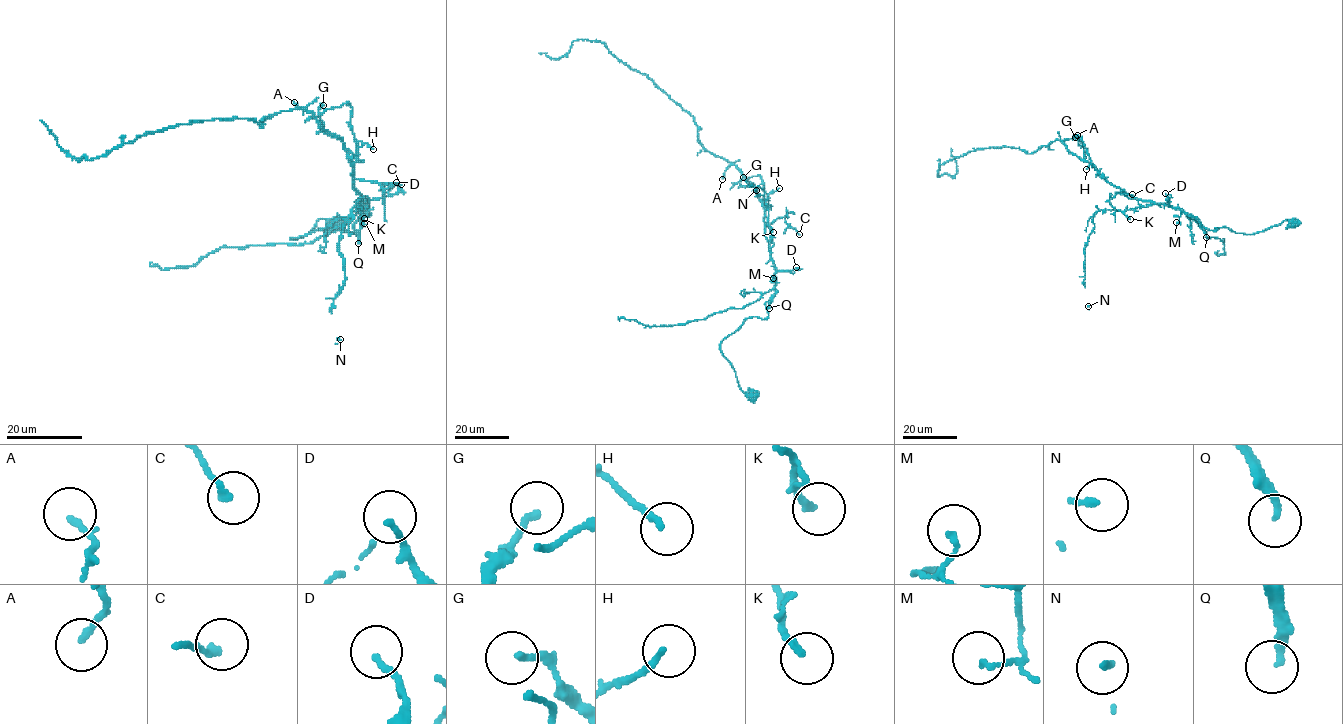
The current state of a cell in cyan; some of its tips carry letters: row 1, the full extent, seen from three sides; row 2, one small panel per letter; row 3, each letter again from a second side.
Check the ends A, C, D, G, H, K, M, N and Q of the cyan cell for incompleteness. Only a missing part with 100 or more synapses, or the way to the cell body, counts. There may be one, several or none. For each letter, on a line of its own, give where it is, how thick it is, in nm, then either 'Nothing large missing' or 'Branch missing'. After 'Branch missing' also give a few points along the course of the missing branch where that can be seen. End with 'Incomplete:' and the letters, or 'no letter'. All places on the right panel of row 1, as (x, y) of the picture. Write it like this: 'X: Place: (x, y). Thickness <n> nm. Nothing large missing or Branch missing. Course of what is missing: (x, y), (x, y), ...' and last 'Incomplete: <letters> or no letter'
A: Place: (1077, 135). Thickness 180 nm. Nothing large missing
C: Place: (1132, 194). Thickness 190 nm. Nothing large missing
D: Place: (1165, 193). Thickness 150 nm. Nothing large missing
G: Place: (1075, 137). Thickness 170 nm. Nothing large missing
H: Place: (1086, 169). Thickness 180 nm. Nothing large missing
K: Place: (1130, 219). Thickness 180 nm. Nothing large missing
M: Place: (1176, 222). Thickness 130 nm. Nothing large missing
N: Place: (1088, 306). Thickness 140 nm. Nothing large missing
Q: Place: (1206, 237). Thickness 200 nm. Branch missing. Course of what is missing: (1206, 237), (1211, 273), (1203, 282), (1188, 286), (1167, 267), (1172, 278), (1161, 272), (1160, 246)
Incomplete: Q

